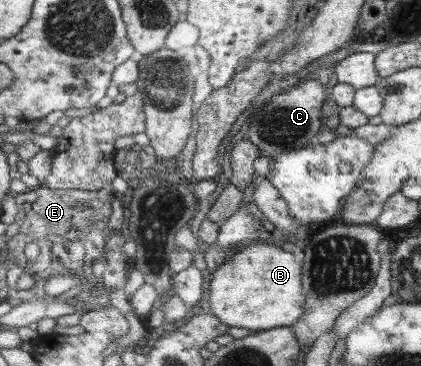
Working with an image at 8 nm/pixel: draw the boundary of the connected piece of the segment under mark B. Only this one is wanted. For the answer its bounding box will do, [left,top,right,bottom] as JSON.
[211,244,308,332]

